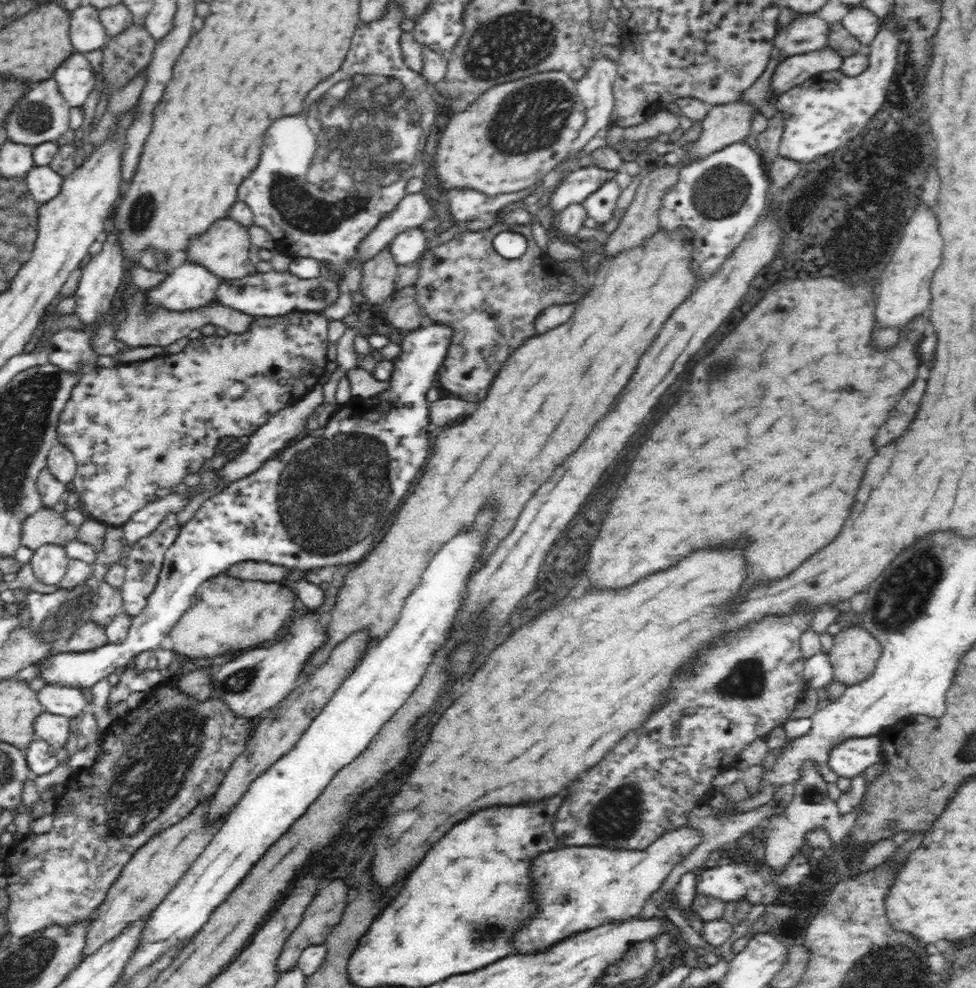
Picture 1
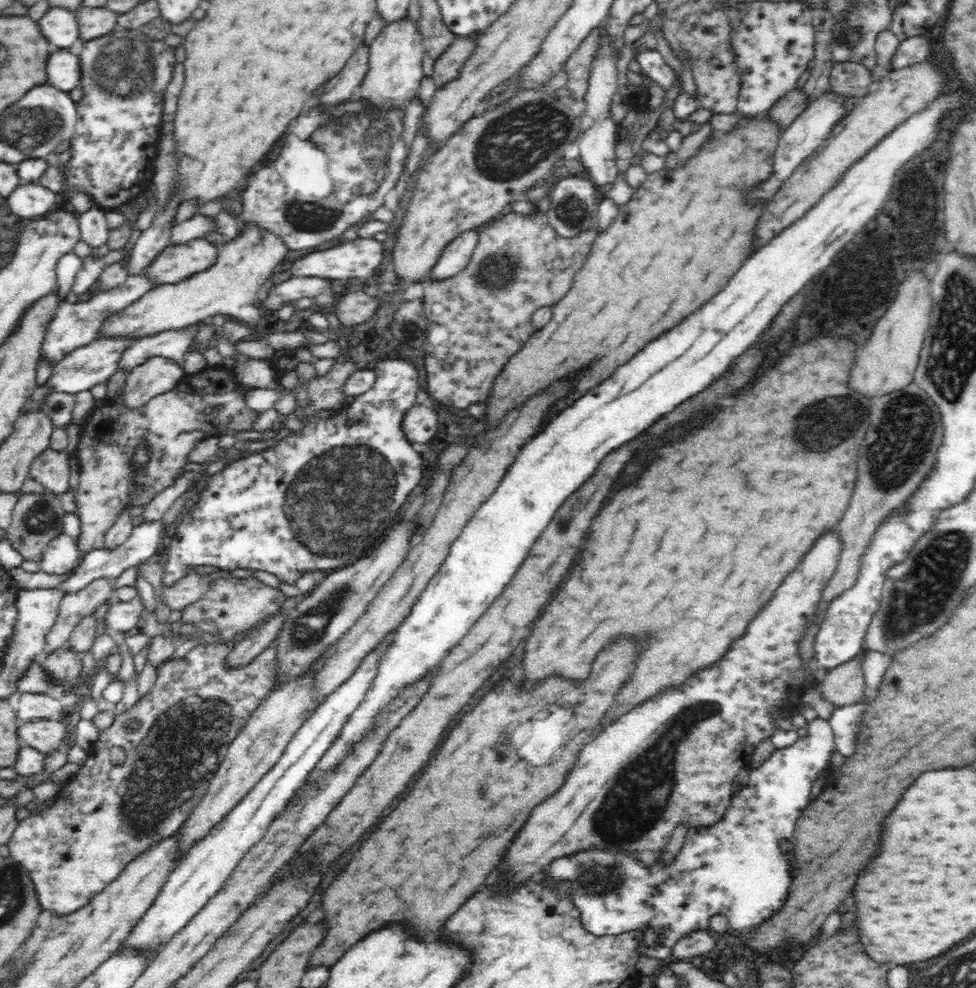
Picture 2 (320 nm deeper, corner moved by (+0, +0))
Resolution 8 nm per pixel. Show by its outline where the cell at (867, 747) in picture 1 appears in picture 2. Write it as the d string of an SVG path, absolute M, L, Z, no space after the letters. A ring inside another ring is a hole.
M818 717L807 725L809 733L806 737L787 747L775 749L758 768L750 770L744 785L732 796L730 806L718 823L710 824L708 828L689 828L682 848L670 864L661 858L665 848L651 867L646 867L627 851L592 847L553 860L547 866L548 877L552 882L568 880L575 886L571 901L580 912L584 929L599 937L638 930L643 933L639 955L664 959L671 956L672 948L685 935L694 931L710 931L710 920L714 916L726 917L729 930L743 931L758 927L780 911L784 902L788 902L798 868L795 868L792 852L784 854L778 844L791 840L797 820L810 804L810 786L818 774L828 768L835 749L832 727L828 721Z

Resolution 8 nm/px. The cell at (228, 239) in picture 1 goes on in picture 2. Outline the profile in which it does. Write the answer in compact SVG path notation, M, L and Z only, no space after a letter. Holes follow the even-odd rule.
M202 238L184 244L170 244L148 266L144 266L142 277L154 286L182 282L210 268L216 260L217 250L218 247Z

